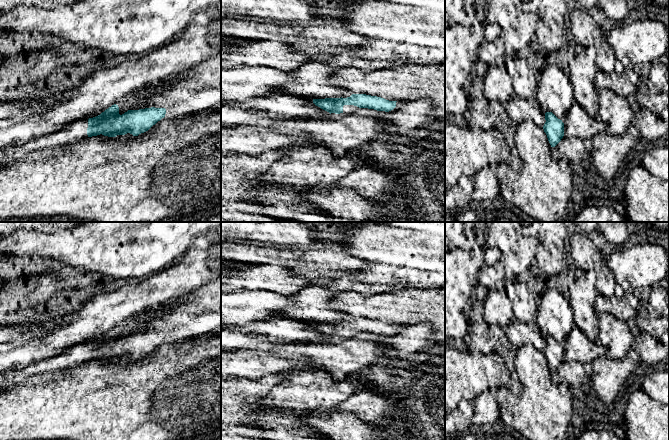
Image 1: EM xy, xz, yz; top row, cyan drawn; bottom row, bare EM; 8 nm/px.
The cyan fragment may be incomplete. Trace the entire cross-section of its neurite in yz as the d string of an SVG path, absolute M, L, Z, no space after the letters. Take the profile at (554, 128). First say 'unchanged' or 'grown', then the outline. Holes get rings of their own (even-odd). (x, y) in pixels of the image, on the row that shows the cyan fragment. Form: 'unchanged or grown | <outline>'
unchanged | M552 112L545 113L544 132L547 135L551 147L555 147L564 136L564 123Z

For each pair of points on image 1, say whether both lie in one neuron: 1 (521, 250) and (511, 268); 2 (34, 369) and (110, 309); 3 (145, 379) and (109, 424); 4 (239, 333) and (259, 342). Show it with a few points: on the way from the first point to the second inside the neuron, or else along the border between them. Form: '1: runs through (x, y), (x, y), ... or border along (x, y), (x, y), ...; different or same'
1: runs through (518, 254), (514, 264); same
2: border along (69, 347), (58, 354), (33, 361), (26, 366); different
3: runs through (143, 390), (120, 413); same
4: runs through (244, 336), (254, 337); same

